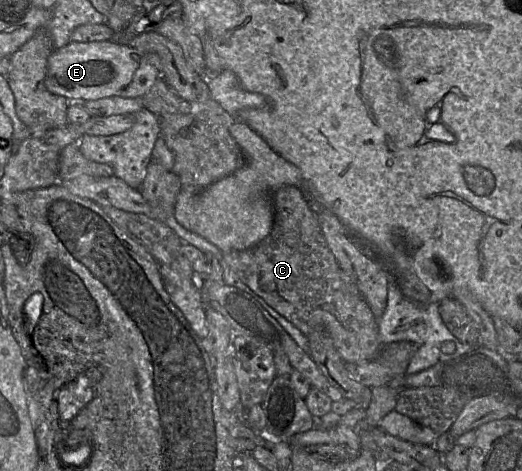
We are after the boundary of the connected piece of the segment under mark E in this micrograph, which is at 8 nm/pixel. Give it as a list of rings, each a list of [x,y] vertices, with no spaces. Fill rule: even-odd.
[[[114,39],[73,42],[54,49],[48,58],[45,86],[53,94],[68,100],[98,100],[120,96],[143,98],[161,77],[161,61],[157,54],[140,51]]]

